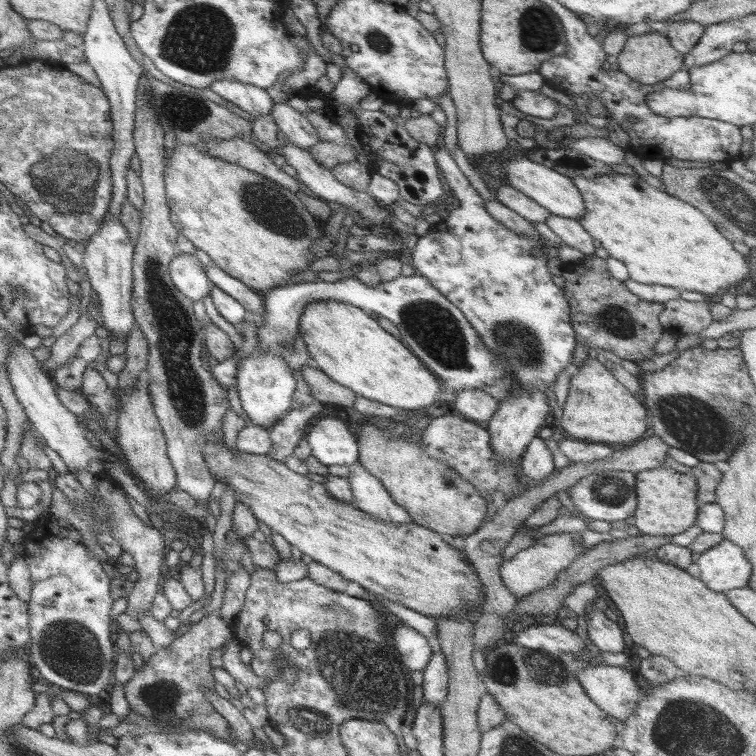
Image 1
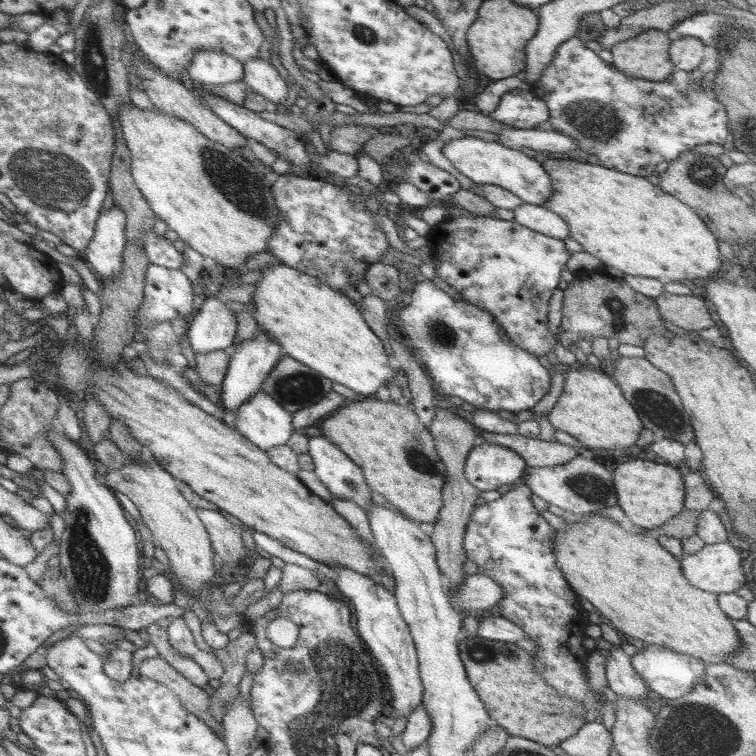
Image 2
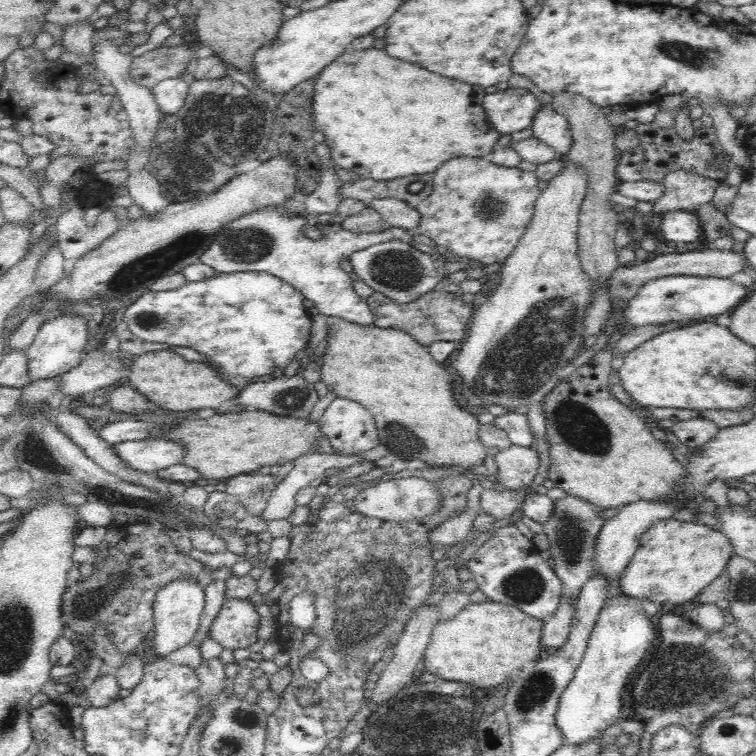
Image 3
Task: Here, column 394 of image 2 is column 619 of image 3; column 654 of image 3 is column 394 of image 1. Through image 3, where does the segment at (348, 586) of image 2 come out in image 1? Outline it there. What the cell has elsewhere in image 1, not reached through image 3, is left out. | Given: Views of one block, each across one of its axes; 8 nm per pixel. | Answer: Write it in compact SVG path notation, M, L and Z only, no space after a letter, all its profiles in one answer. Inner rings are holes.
M400 624L391 630L392 647L397 651L398 660L407 672L421 671L430 659L432 650L427 640L411 628Z

